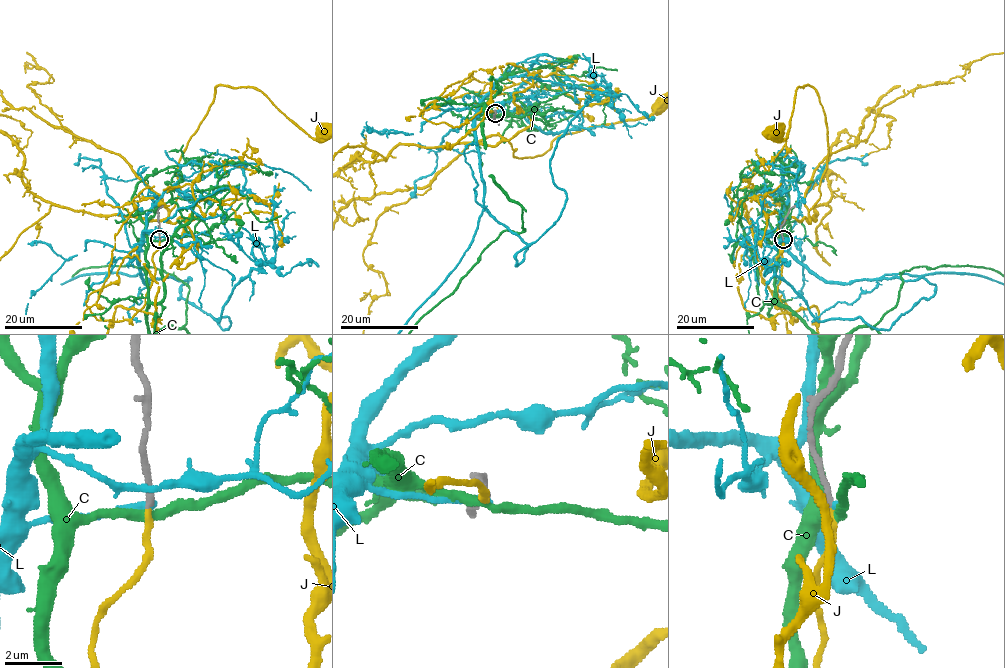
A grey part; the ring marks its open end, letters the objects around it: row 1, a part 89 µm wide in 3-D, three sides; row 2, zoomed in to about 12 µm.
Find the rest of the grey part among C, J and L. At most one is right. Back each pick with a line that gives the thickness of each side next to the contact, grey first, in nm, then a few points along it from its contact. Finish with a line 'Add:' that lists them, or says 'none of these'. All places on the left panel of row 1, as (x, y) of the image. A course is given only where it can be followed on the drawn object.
J: calibres 200 and 240 nm; course (159, 240), (144, 305), (98, 320), (125, 257), (197, 257), (168, 212), (214, 89), (325, 131)
Add: J

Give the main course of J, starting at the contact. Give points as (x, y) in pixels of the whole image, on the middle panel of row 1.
J: (495, 113), (422, 116), (507, 63), (533, 85), (514, 94), (531, 123), (504, 139), (518, 158), (661, 108)

